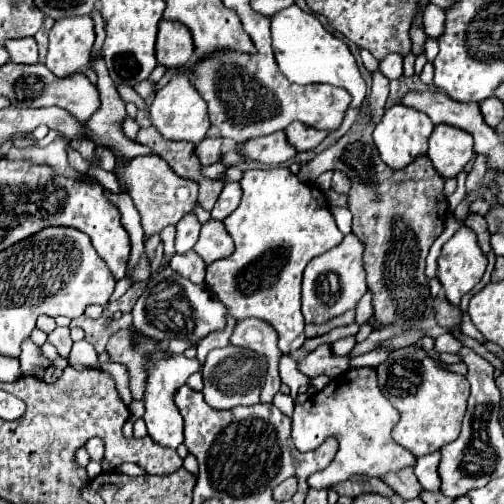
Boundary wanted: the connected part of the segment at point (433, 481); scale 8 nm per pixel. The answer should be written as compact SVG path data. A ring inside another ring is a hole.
M439 450L433 452L433 454L427 454L427 456L421 456L415 464L415 476L417 480L421 482L421 486L429 492L435 492L439 494L439 472L437 472L437 466L439 466Z

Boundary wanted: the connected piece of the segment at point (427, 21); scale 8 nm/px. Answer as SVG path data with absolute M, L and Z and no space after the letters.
M429 4L423 12L423 24L425 24L425 34L437 38L439 32L443 32L443 22L445 22L445 14L439 6Z

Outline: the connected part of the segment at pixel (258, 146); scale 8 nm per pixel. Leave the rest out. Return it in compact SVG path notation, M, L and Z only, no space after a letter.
M273 132L271 136L259 136L255 140L247 140L247 144L237 144L237 150L245 156L245 160L257 160L263 164L281 164L291 160L297 150L293 144L287 144L285 132Z

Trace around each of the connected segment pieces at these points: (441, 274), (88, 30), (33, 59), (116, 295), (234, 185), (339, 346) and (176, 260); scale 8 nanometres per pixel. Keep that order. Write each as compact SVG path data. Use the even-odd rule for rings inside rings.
M461 226L453 238L445 242L437 264L437 278L445 288L445 298L451 304L459 304L459 300L481 282L487 270L487 256L477 244L477 234Z
M91 16L61 18L49 32L49 50L45 66L55 76L69 76L79 72L91 60L95 30Z
M19 38L19 40L5 40L5 48L9 50L9 56L17 64L37 64L37 42L35 38Z
M125 276L120 281L117 282L115 286L115 290L109 300L110 302L118 300L121 296L123 296L126 291L133 285L133 281L130 277Z
M231 182L231 184L225 184L219 200L215 202L213 210L211 210L211 218L213 220L225 220L241 202L241 184L239 182Z
M349 336L349 338L343 338L343 340L337 340L335 344L331 344L331 348L333 348L333 352L337 352L339 356L343 356L343 354L349 354L353 348L355 348L355 336Z
M189 250L187 254L175 254L173 256L173 270L177 270L181 276L189 278L193 284L201 284L205 278L205 262L195 250Z

